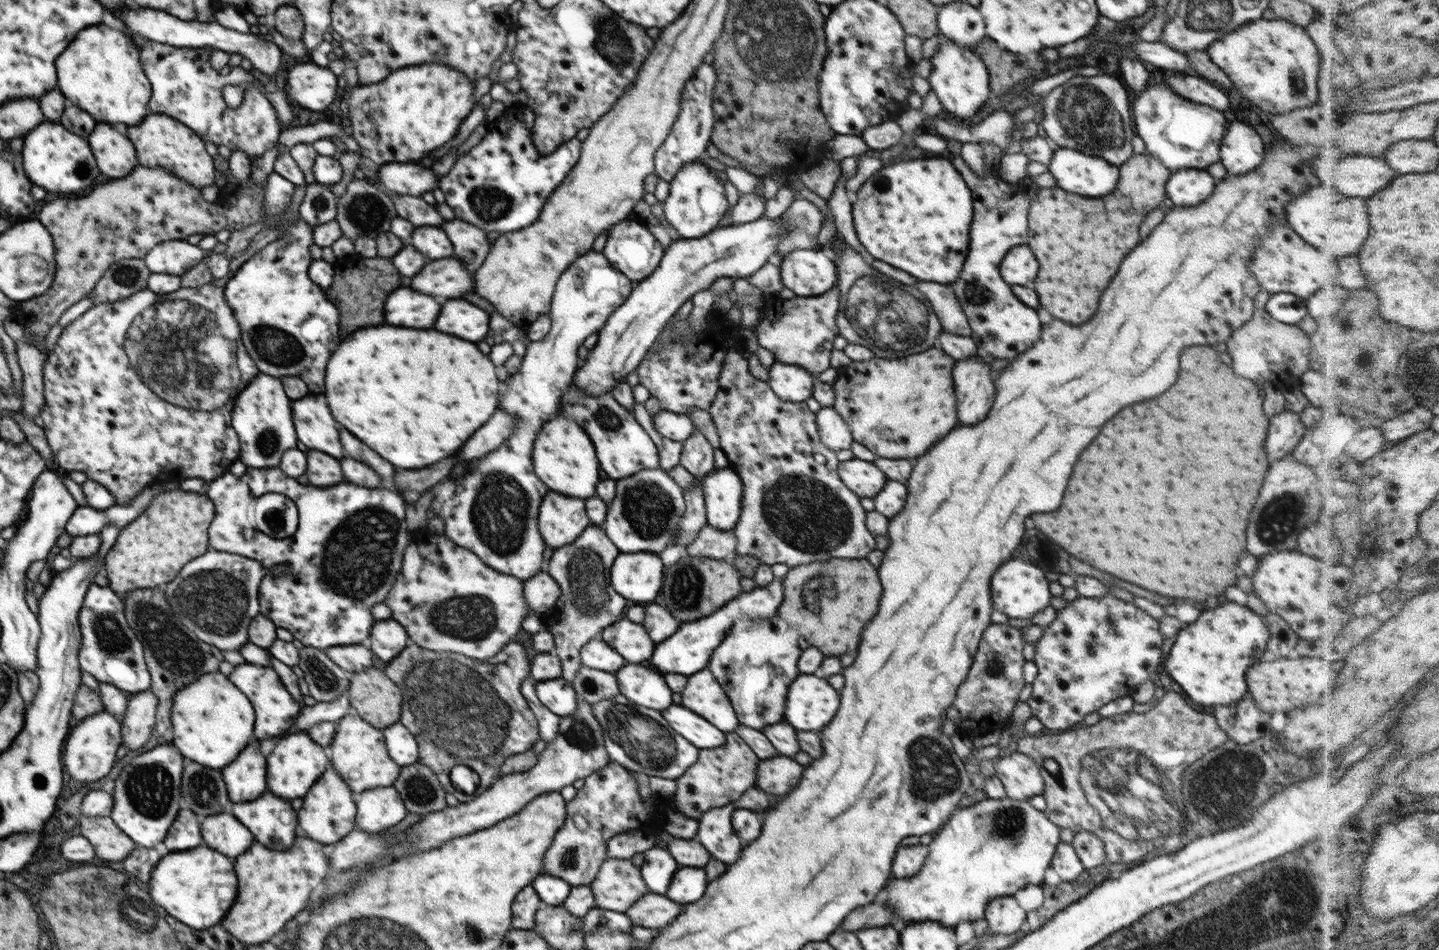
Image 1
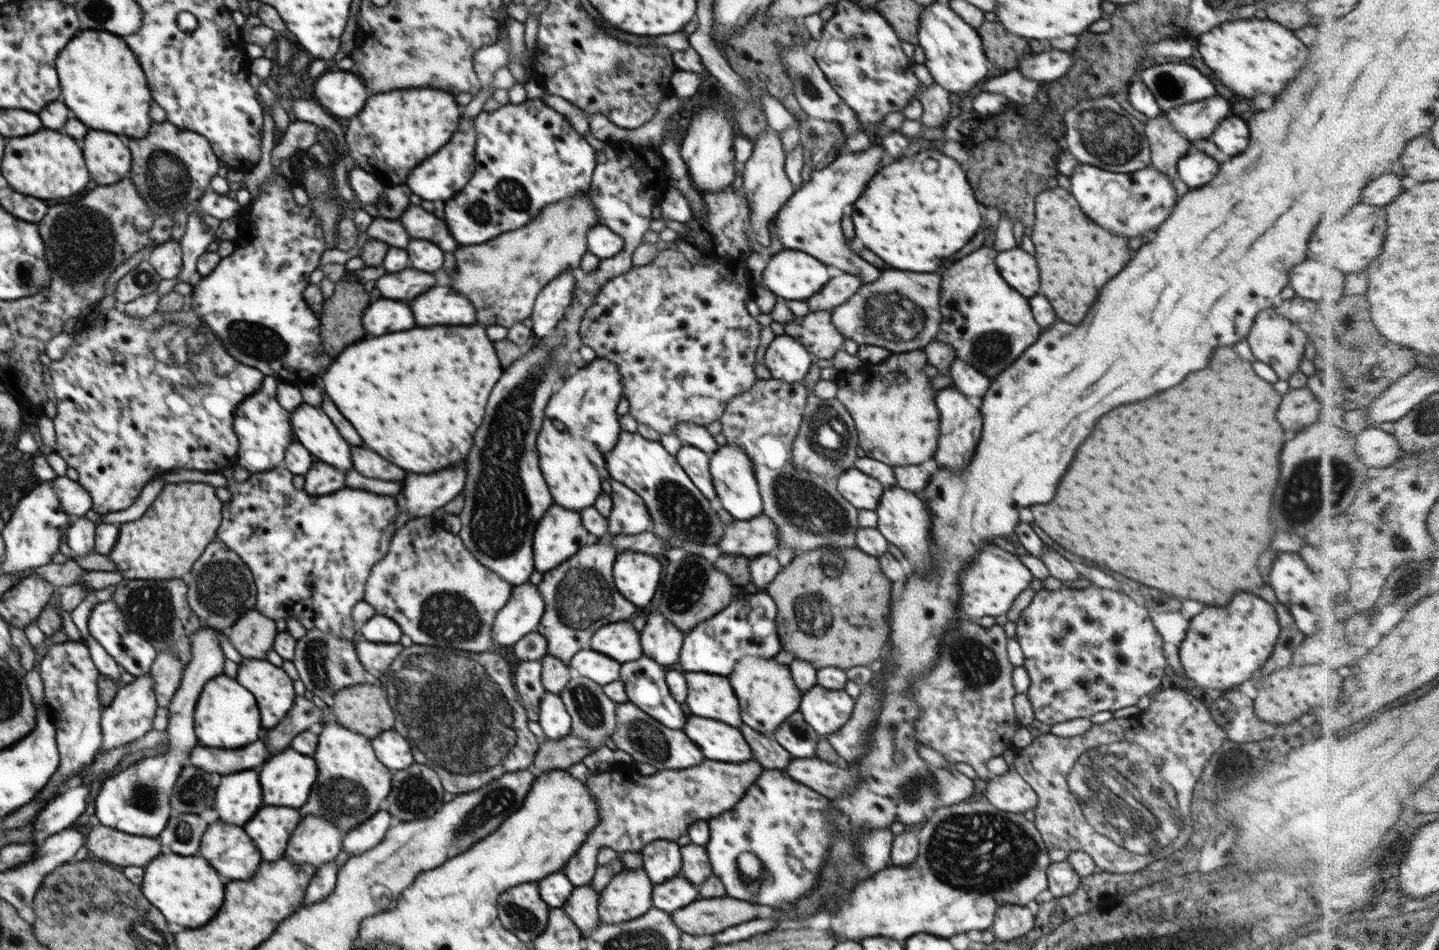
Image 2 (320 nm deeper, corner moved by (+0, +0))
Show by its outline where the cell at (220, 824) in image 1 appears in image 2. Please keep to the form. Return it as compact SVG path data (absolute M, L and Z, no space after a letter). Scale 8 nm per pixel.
M223 820L209 824L202 835L199 855L204 857L218 874L230 880L248 880L258 870L263 858L248 834Z

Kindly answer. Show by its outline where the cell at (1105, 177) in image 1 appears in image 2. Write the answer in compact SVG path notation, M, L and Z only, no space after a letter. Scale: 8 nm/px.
M1081 163L1069 179L1072 184L1069 192L1078 200L1082 212L1116 236L1138 238L1146 232L1156 231L1168 220L1179 198L1171 178L1152 166L1134 172L1115 173Z

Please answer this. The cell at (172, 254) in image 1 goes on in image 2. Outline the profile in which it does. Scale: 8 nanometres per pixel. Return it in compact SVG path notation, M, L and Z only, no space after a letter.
M176 240L158 244L150 253L148 261L162 278L166 280L177 278L177 274L183 267L181 244Z

